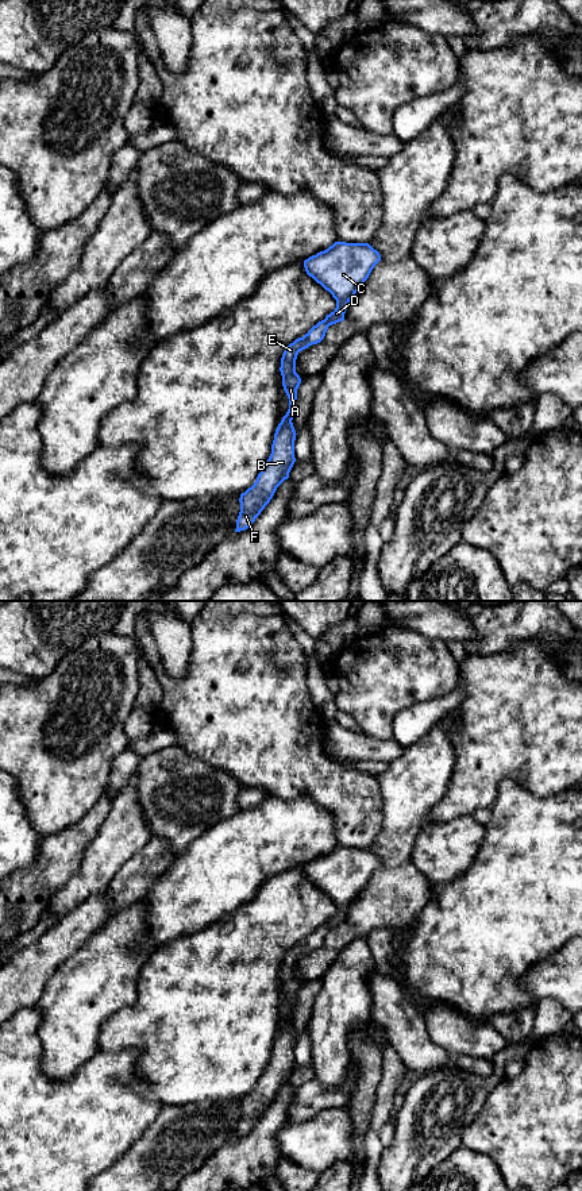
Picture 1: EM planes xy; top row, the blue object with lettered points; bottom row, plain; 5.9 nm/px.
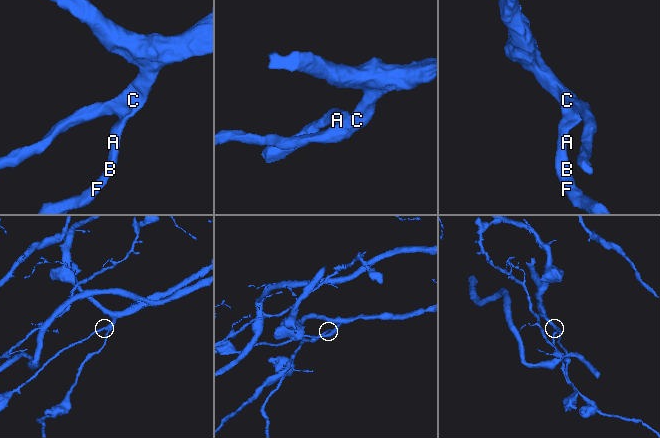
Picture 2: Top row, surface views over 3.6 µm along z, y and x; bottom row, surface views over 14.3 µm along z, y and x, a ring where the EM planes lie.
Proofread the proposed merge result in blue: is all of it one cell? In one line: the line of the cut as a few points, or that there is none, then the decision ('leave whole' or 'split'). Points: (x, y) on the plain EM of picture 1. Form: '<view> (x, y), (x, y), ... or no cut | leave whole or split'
no cut | leave whole

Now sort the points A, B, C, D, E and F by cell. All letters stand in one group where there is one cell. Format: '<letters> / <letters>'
A B C D E F

